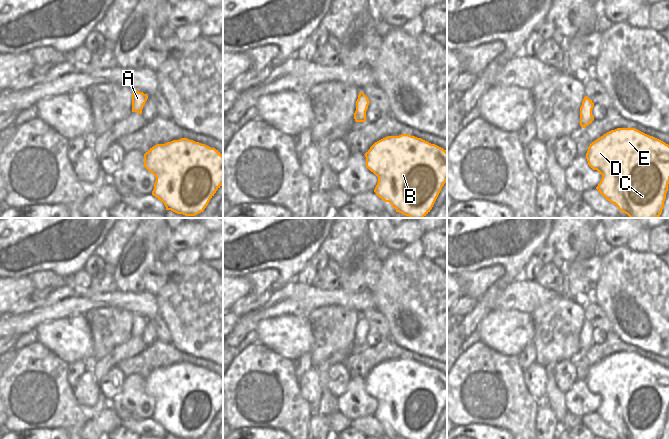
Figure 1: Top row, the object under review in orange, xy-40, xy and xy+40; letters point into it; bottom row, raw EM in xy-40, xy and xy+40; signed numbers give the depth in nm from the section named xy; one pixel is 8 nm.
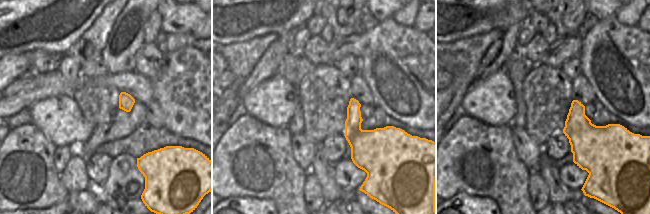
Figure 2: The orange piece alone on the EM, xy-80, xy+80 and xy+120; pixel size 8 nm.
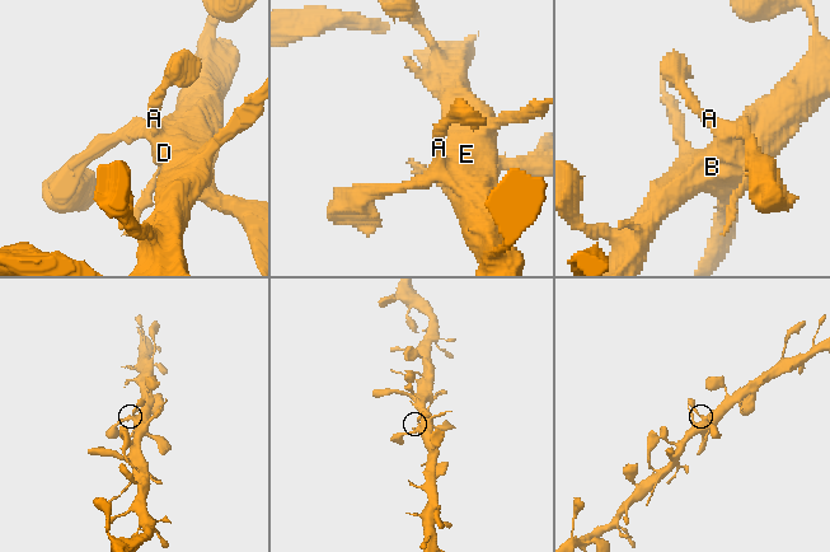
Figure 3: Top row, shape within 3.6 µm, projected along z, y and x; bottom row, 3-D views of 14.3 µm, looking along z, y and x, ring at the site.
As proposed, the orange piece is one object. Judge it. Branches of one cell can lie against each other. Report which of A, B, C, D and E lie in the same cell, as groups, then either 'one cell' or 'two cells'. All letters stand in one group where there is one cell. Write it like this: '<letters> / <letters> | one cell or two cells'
A B C D E | one cell

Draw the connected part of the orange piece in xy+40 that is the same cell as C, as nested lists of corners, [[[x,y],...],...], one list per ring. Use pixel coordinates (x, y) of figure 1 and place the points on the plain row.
[[[617,352],[615,354],[607,356],[606,358],[604,358],[594,366],[592,366],[588,371],[588,375],[586,377],[586,383],[588,385],[588,389],[593,394],[597,394],[602,399],[602,403],[598,408],[598,410],[596,411],[596,413],[606,424],[615,428],[621,436],[627,439],[661,439],[669,408],[669,369],[668,368],[653,360],[649,360],[635,352]]]

